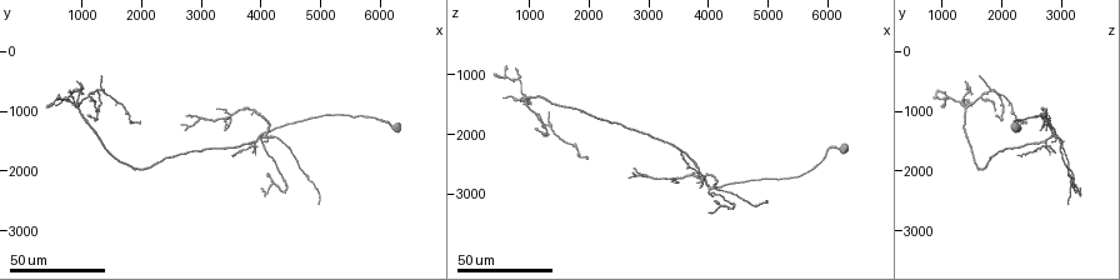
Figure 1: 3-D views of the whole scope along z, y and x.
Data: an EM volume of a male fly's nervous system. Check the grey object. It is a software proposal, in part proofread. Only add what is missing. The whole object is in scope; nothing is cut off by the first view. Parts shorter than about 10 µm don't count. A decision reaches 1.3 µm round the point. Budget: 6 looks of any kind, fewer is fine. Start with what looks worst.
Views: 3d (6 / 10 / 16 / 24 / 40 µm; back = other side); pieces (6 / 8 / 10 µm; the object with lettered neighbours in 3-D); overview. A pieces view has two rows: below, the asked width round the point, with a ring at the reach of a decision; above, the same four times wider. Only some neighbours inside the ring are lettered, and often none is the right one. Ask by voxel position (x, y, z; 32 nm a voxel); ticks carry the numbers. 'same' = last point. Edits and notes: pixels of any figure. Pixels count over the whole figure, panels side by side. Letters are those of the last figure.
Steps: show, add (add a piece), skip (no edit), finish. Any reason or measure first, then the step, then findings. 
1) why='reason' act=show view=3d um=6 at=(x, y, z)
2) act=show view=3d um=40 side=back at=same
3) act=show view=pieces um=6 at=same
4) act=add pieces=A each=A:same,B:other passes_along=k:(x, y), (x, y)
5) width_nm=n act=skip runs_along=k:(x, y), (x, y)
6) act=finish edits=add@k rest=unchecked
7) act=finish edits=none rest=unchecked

why='free end' act=show view=3d um=40 at=(2700, 1300, 2650)

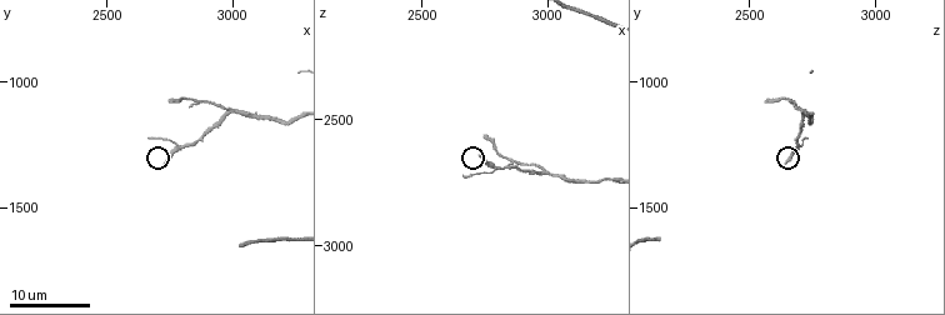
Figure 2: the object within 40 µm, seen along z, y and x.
why='see the neighbours' act=show view=pieces um=6 at=(2730, 1320, 2650)

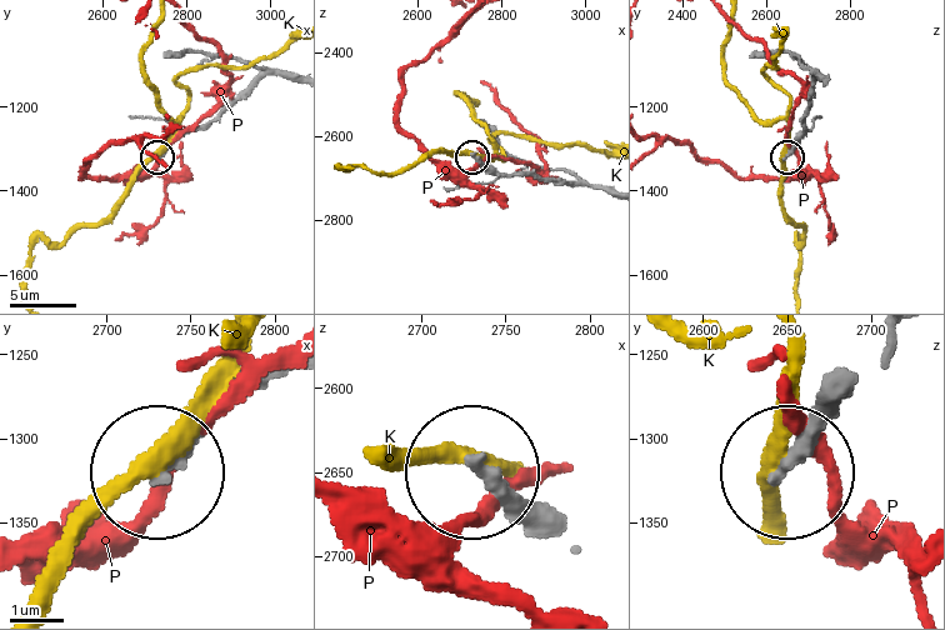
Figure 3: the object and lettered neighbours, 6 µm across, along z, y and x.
act=skip each=K:other,P:other runs_along=3:(609, 193), (529, 174), (498, 174), (473, 158) found='none of them fits'

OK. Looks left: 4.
why='an open end' act=show view=3d um=40 at=(1300, 400, 1600)

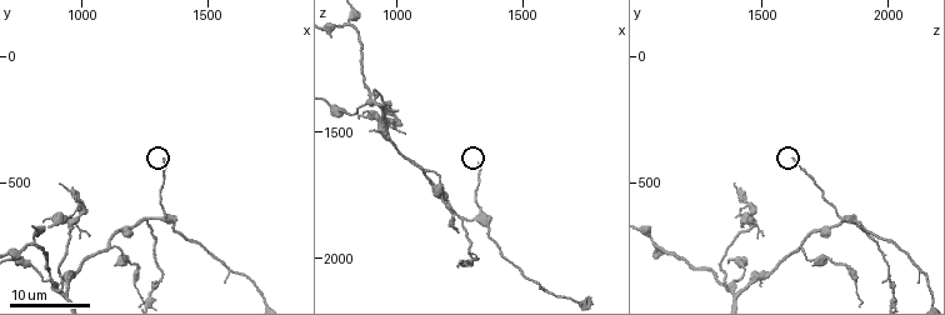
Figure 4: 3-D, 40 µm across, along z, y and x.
act=show view=pieces um=10 at=(1330, 410, 1620)

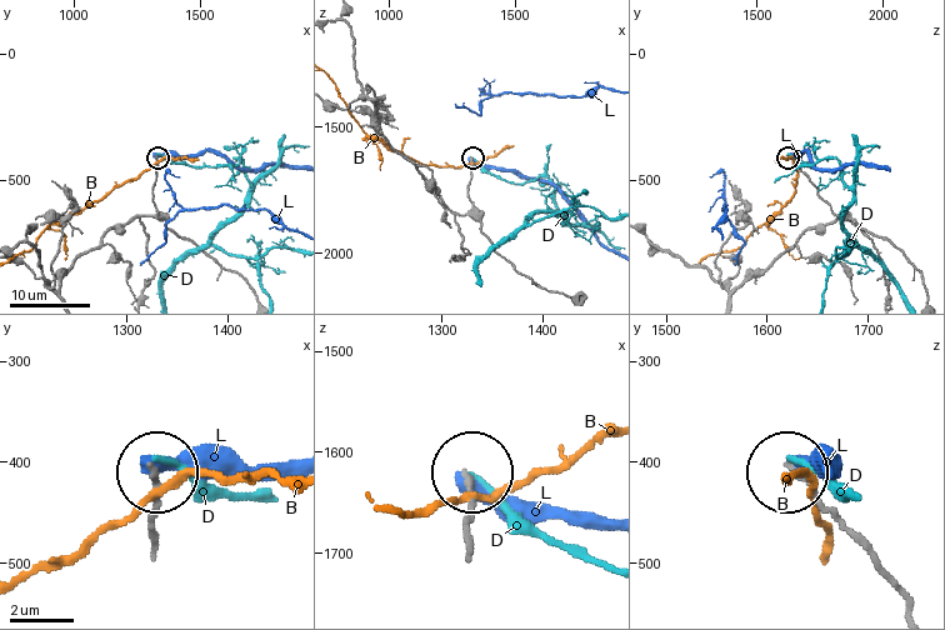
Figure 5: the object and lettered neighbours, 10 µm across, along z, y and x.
act=skip each=B:other,D:other,L:other runs_along=5:(470, 550), (470, 480) found='no lettered piece goes on from it'

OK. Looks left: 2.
why='an open end' act=show view=3d um=24 at=(2000, 1200, 2350)

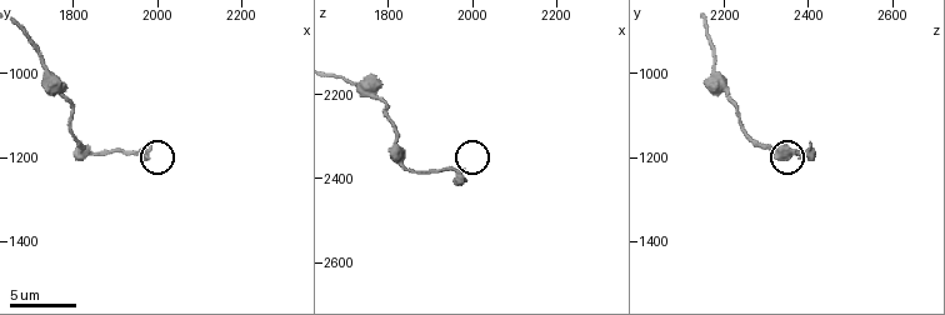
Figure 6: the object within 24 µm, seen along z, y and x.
act=show view=pieces um=8 at=(1980, 1170, 2400)

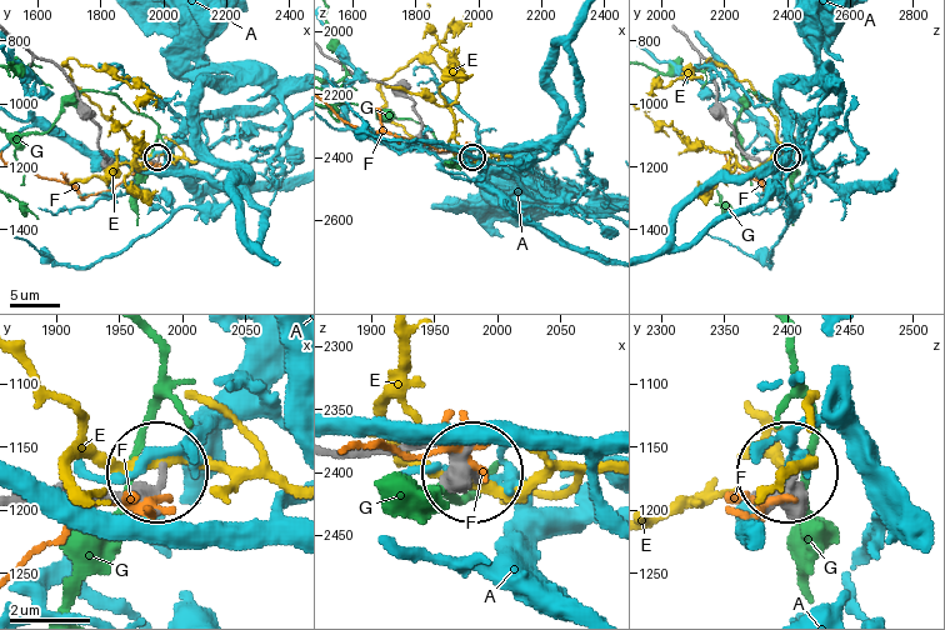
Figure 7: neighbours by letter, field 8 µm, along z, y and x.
act=skip each=A:other,E:other,F:other,G:other found='no lettered piece goes on from it'

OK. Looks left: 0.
act=finish edits=none rest=unchecked

